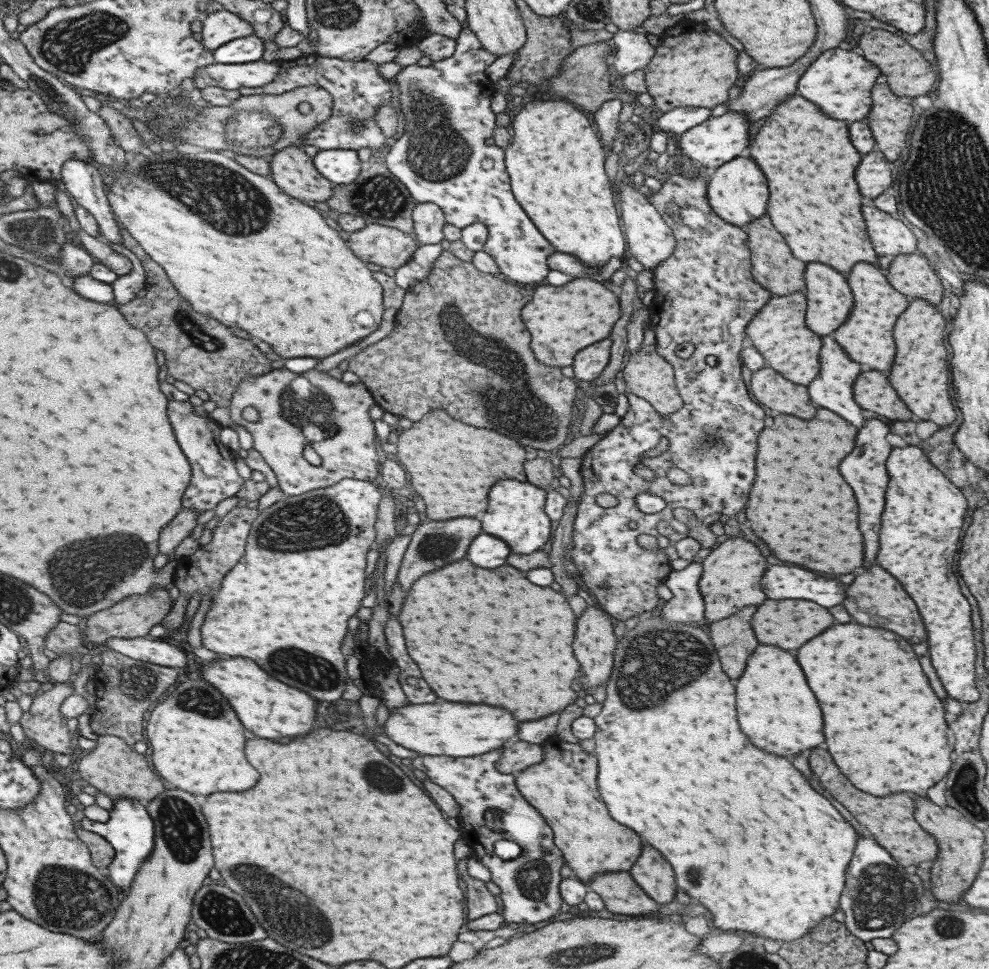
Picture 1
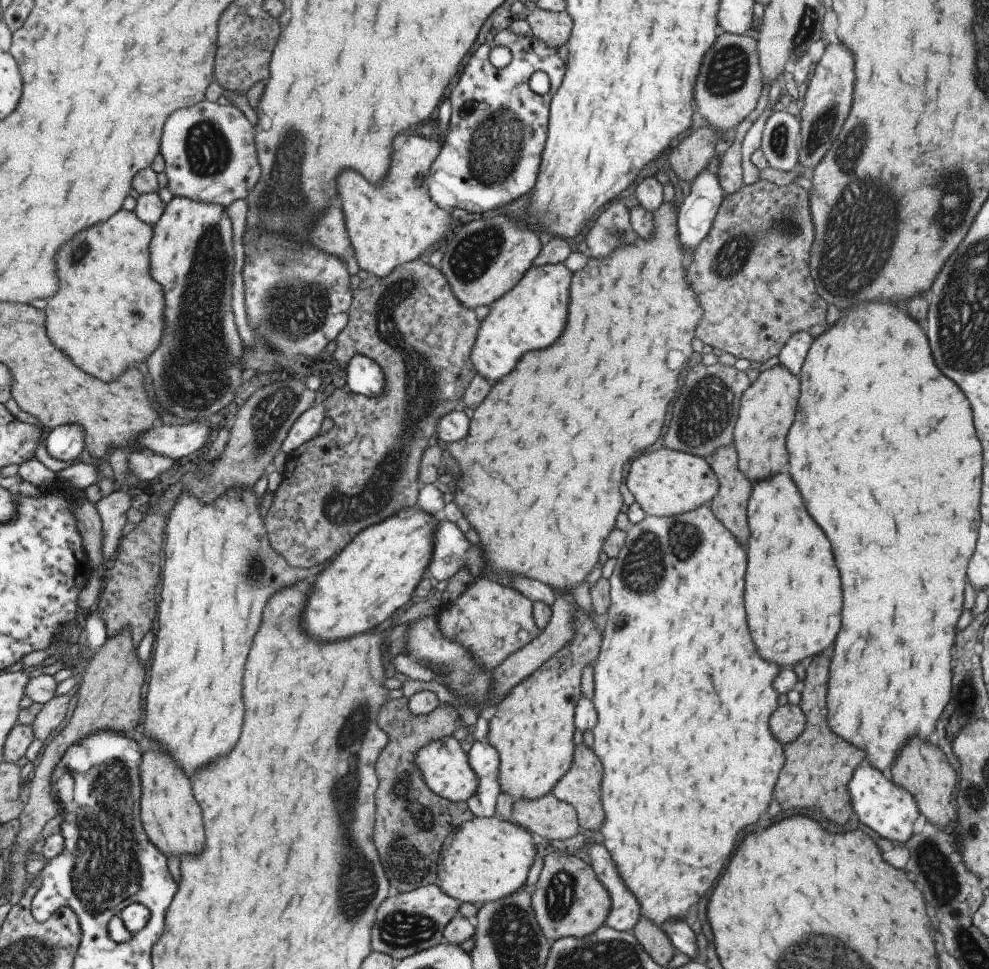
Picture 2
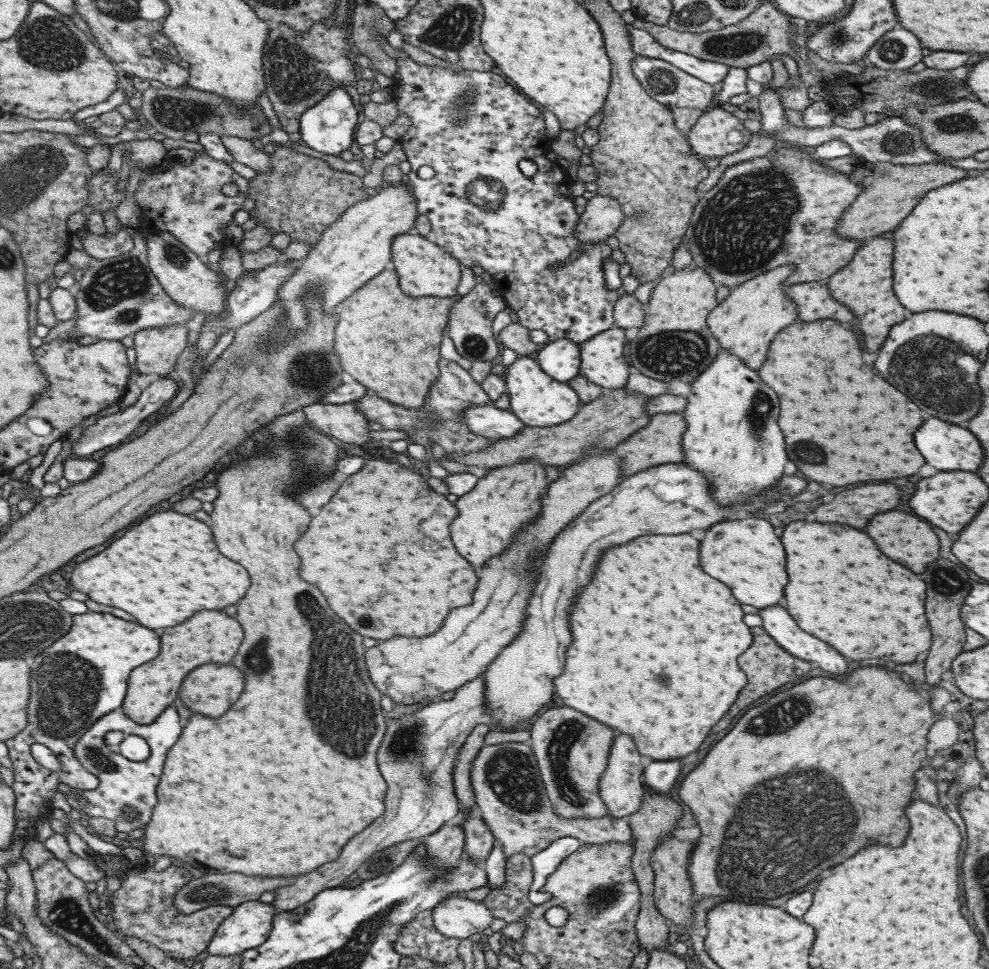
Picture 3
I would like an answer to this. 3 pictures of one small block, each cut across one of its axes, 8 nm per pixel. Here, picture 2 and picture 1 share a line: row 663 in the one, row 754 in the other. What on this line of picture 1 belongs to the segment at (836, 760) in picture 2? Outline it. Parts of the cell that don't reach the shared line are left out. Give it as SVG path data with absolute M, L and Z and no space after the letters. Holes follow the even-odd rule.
M819 748L811 750L811 754L809 754L809 768L819 778L821 786L837 802L841 802L859 824L863 824L871 832L871 836L873 836L874 840L877 840L877 844L882 846L898 865L913 870L919 862L934 860L938 853L937 842L935 842L935 838L931 834L923 832L919 828L919 824L913 820L915 804L913 804L913 800L907 794L875 798L875 796L865 794L865 792L859 792L857 788L853 788L849 784L849 780L843 774L839 774L839 770L831 762L831 756L827 754L827 750L819 750Z

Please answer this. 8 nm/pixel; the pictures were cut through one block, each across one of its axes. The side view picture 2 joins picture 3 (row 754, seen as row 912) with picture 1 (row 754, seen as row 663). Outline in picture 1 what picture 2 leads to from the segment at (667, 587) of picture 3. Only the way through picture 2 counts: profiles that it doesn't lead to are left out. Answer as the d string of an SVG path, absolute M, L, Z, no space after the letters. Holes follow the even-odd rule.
M656 616L641 620L633 630L625 628L623 636L619 640L617 638L615 642L613 668L605 684L605 699L601 703L600 712L592 719L596 728L593 740L594 755L597 759L597 786L599 786L601 800L609 810L609 816L615 822L637 832L645 842L649 842L649 846L653 846L659 854L663 854L663 858L671 864L675 872L675 884L687 896L699 900L699 904L703 904L711 912L715 928L726 932L756 934L756 937L779 943L791 943L809 934L811 928L815 928L821 920L830 918L839 908L838 899L842 896L843 886L845 886L845 868L853 856L857 834L851 828L851 824L847 824L841 818L841 814L805 782L805 778L791 766L791 762L787 762L785 758L759 752L755 746L747 744L747 738L739 732L735 722L733 686L727 680L727 676L721 672L715 649L702 625L663 624L663 620ZM677 660L687 660L687 666L683 668L689 678L679 678Z

